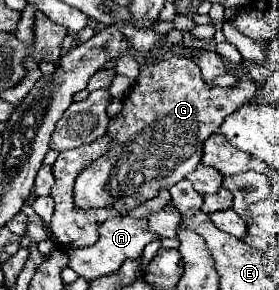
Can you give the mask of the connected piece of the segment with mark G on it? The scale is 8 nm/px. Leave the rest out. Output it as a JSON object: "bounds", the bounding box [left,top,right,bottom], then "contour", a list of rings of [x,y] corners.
{"bounds":[75,55,259,213],"contour":[[[183,55],[141,65],[137,83],[123,101],[123,113],[109,123],[107,133],[113,137],[109,153],[93,161],[75,181],[75,207],[113,207],[129,213],[155,197],[161,187],[185,179],[201,163],[203,143],[219,131],[227,115],[251,101],[257,91],[259,87],[251,79],[229,89],[207,89],[199,67]]]}

